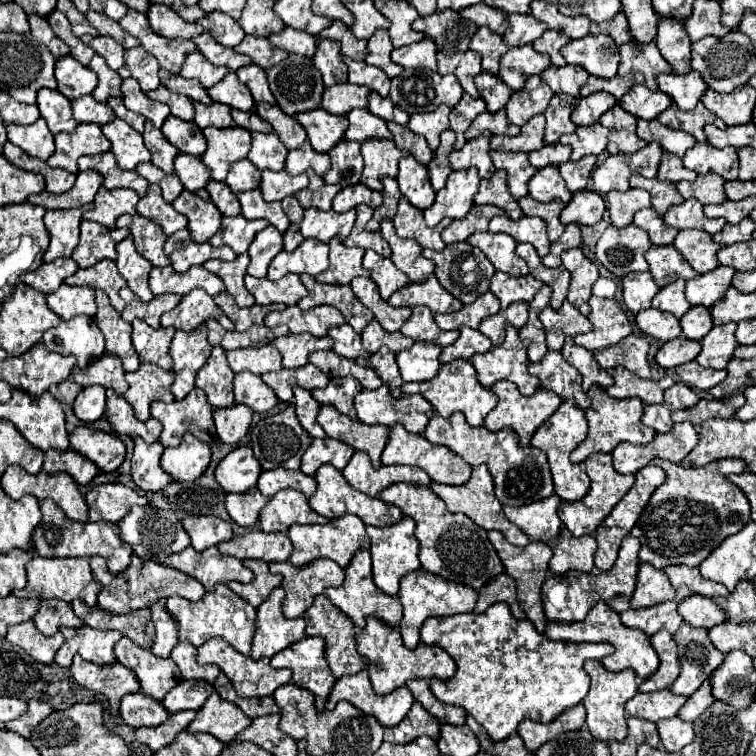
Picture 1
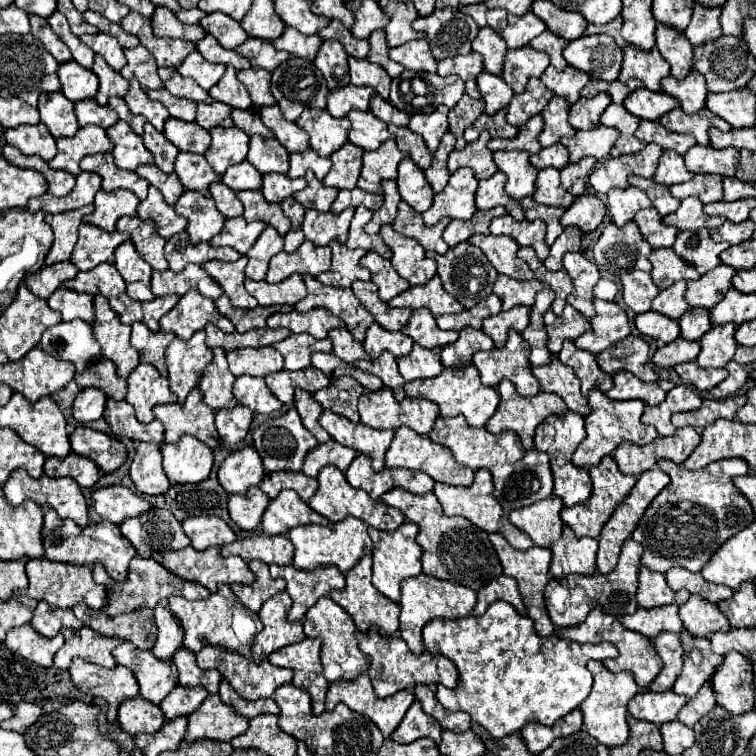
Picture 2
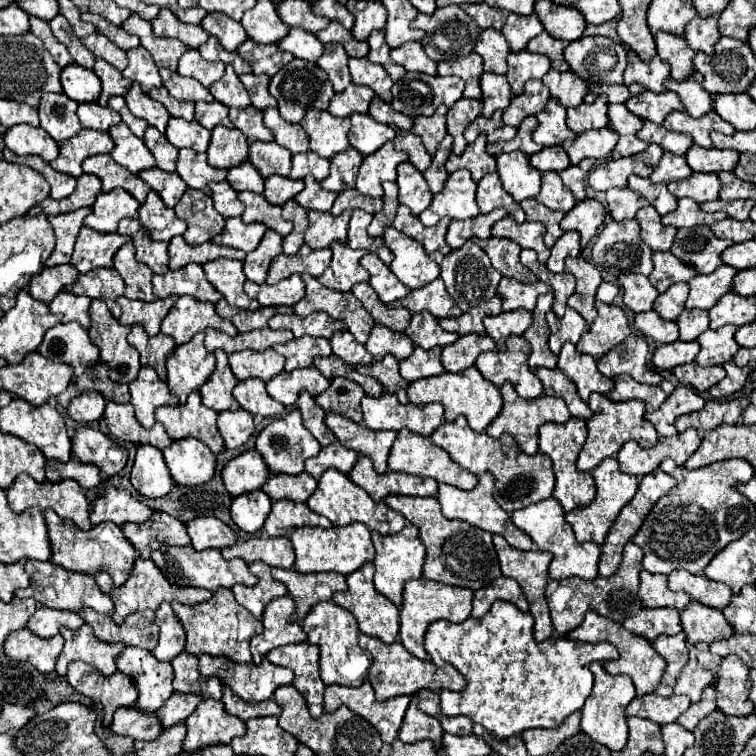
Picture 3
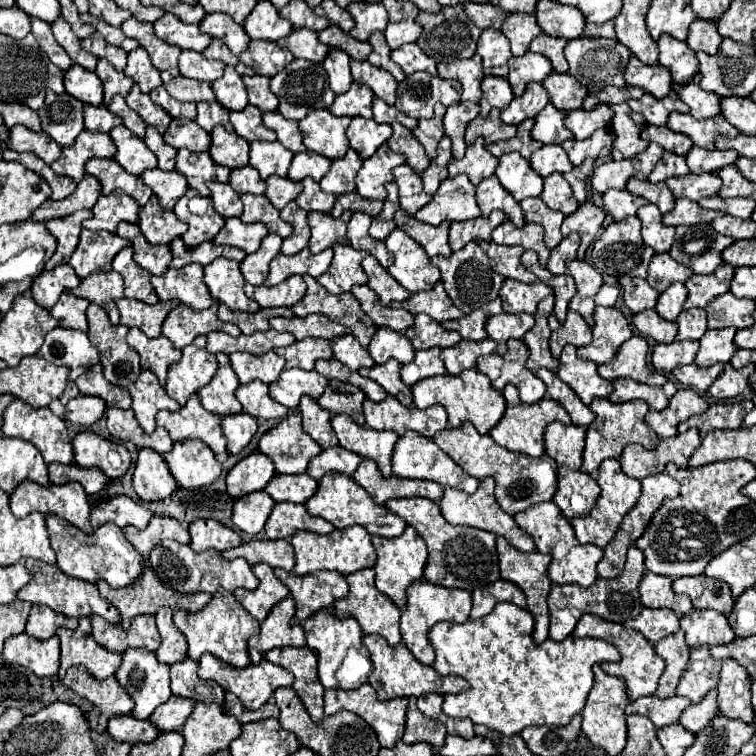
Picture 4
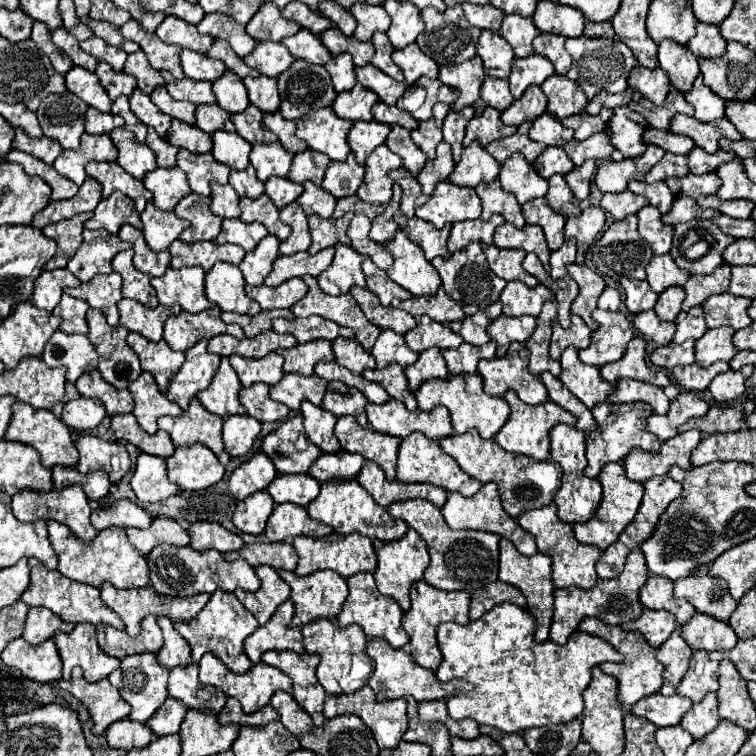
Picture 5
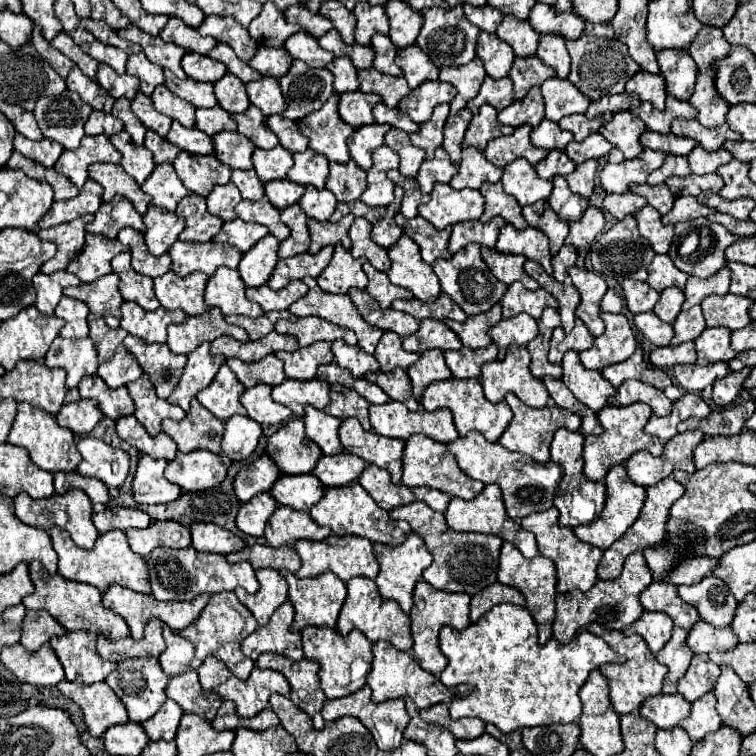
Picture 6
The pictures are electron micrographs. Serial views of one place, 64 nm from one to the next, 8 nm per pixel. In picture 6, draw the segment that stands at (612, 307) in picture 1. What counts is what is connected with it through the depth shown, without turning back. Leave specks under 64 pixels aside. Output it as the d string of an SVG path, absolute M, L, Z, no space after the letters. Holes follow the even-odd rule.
M602 312L602 320L606 324L606 332L594 338L592 348L580 352L580 360L588 370L602 370L610 364L624 362L638 346L630 322L624 314Z

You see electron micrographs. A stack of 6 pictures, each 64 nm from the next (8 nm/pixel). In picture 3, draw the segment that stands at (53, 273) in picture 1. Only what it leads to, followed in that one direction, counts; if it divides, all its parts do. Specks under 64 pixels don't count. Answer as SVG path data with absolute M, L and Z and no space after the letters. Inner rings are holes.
M72 264L44 268L40 274L36 274L32 278L28 292L32 294L32 298L50 304L56 298L56 294L60 290L64 290L66 286L72 286L76 282L76 278L78 278L78 272L76 272L76 268L72 268Z

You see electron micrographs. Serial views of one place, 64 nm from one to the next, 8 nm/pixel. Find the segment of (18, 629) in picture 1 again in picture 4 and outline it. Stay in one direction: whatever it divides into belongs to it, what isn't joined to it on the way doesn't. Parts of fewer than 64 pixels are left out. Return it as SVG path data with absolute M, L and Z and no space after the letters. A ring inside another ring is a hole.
M26 634L6 640L2 650L4 662L24 666L36 676L56 676L60 668L60 640L56 636L48 640L32 640Z

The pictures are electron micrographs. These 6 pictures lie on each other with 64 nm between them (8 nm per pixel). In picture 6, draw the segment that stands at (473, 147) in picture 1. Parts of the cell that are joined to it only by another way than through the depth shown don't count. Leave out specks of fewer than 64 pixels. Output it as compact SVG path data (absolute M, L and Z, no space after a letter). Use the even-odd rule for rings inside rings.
M464 148L462 150L462 160L458 166L458 174L450 182L452 188L462 190L462 188L474 188L480 190L484 182L496 184L502 176L502 170L490 164L484 154L476 148Z

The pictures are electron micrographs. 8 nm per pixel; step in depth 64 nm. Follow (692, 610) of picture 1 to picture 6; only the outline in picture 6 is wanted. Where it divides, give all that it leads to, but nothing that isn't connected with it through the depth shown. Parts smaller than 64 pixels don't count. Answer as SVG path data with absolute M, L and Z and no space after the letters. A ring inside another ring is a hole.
M698 620L694 628L688 632L688 646L694 654L708 654L708 652L728 652L736 648L738 640L732 628L712 628Z

